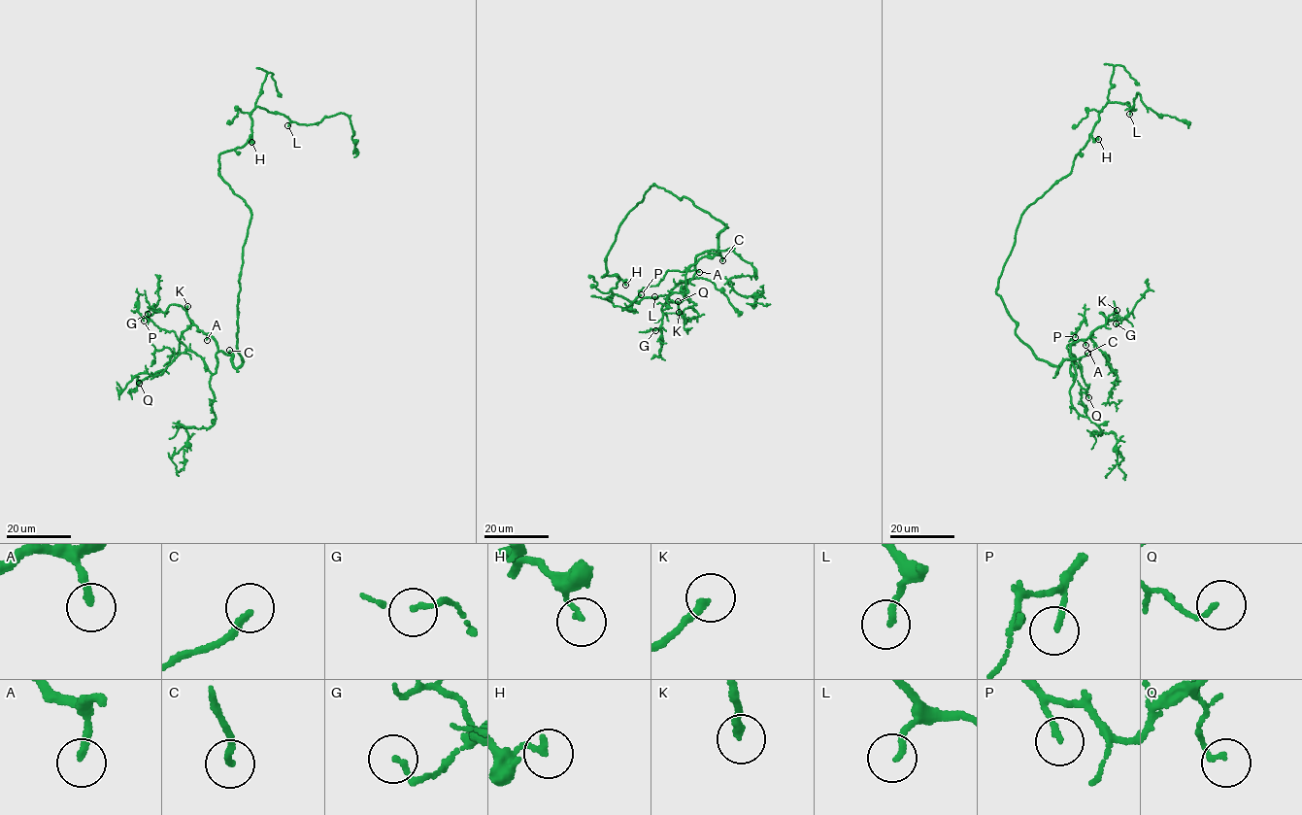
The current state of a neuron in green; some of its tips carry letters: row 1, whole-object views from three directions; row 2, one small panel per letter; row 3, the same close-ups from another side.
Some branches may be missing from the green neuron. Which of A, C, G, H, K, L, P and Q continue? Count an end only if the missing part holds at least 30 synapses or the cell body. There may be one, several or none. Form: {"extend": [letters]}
{"extend": ["A", "C", "K"]}

